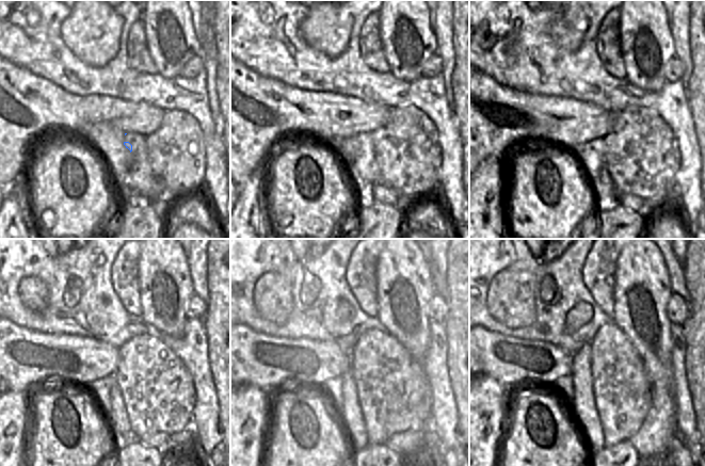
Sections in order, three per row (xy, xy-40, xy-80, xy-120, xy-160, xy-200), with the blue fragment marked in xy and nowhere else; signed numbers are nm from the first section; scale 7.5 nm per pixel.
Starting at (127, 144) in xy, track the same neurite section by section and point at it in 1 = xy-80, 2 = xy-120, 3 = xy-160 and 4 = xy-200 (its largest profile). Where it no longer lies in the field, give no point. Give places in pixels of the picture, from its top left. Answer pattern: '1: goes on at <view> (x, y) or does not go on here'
1: goes on at xy-80 (593, 163)
2: goes on at xy-120 (117, 417)
3: goes on at xy-160 (349, 408)
4: goes on at xy-200 (582, 401)

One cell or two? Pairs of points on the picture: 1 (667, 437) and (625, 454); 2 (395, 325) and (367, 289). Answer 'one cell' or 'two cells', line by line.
1: two cells
2: two cells

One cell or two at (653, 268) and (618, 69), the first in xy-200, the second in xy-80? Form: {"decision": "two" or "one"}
{"decision": "two"}

